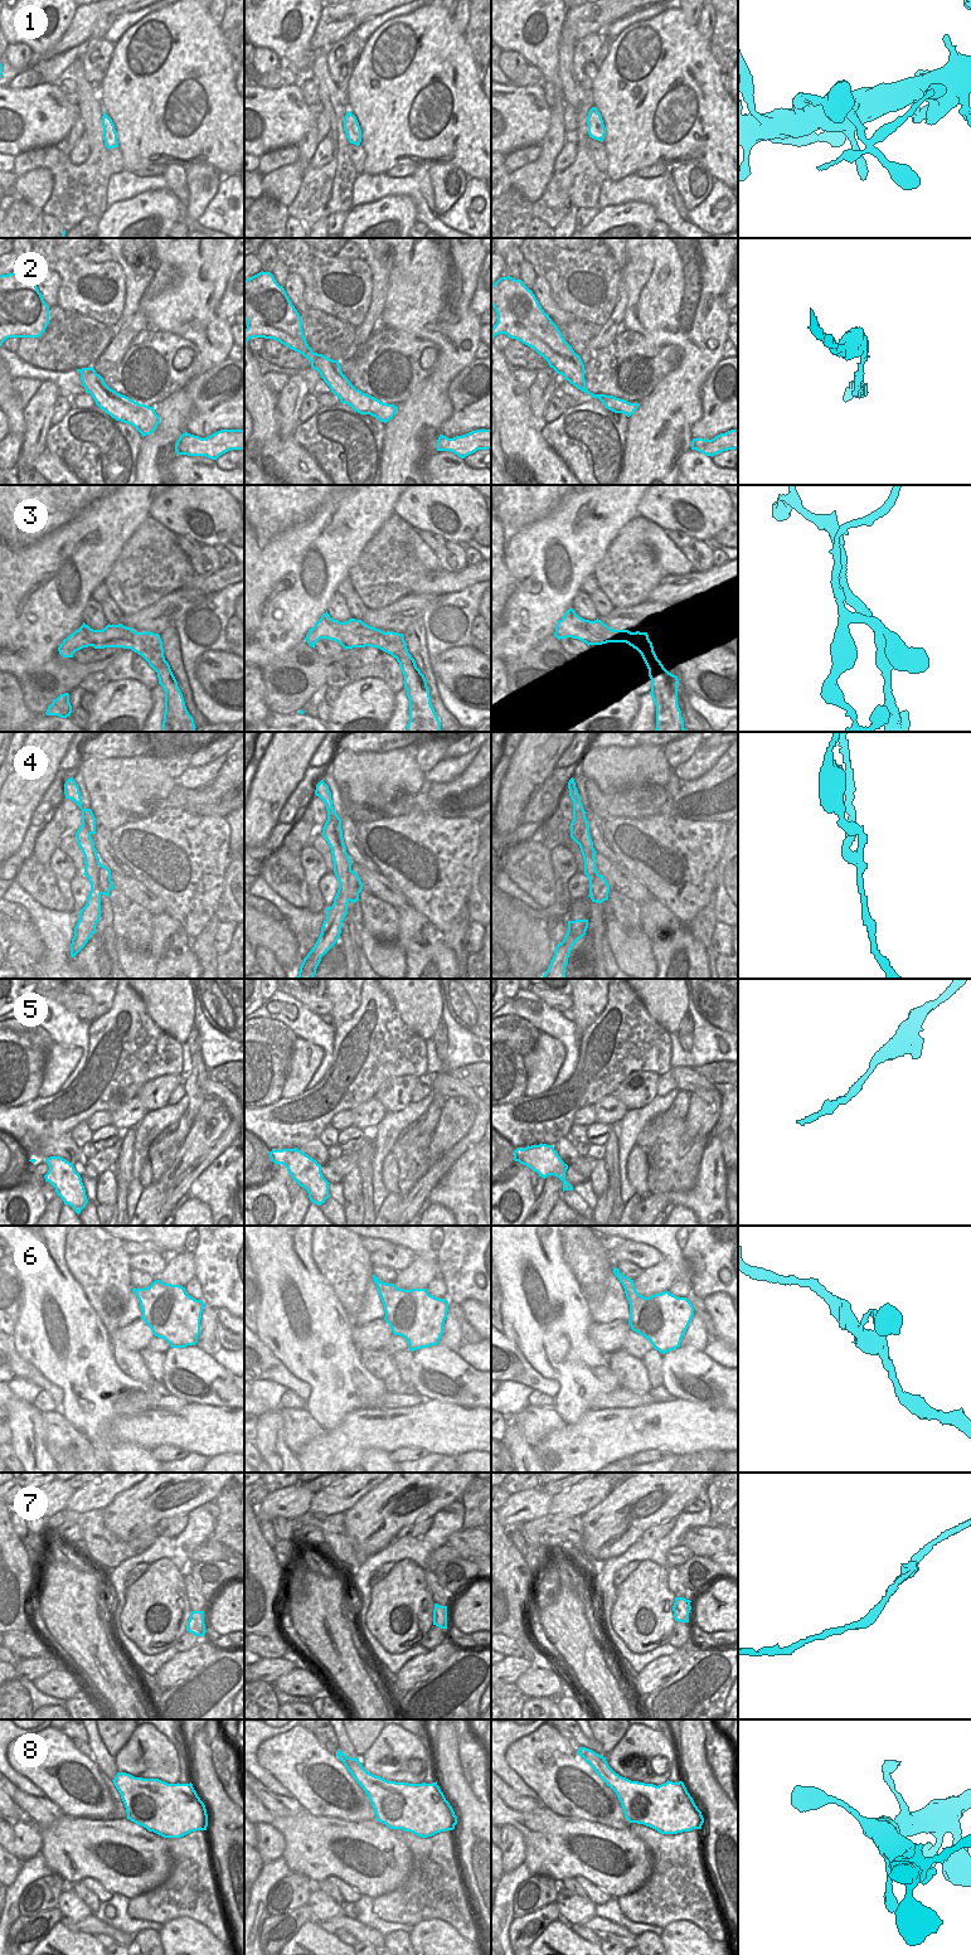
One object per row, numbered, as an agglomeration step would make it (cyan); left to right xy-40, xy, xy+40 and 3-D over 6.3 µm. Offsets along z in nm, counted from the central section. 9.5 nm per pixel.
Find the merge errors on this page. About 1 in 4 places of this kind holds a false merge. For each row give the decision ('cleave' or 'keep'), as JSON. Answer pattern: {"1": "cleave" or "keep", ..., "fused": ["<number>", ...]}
{"1": "cleave", "2": "keep", "3": "cleave", "4": "cleave", "5": "keep", "6": "keep", "7": "keep", "8": "keep", "fused": ["1", "3", "4"]}

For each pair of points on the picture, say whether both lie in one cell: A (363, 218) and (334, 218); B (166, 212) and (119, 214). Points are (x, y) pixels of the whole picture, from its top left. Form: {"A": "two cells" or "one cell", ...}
{"A": "two cells", "B": "one cell"}

